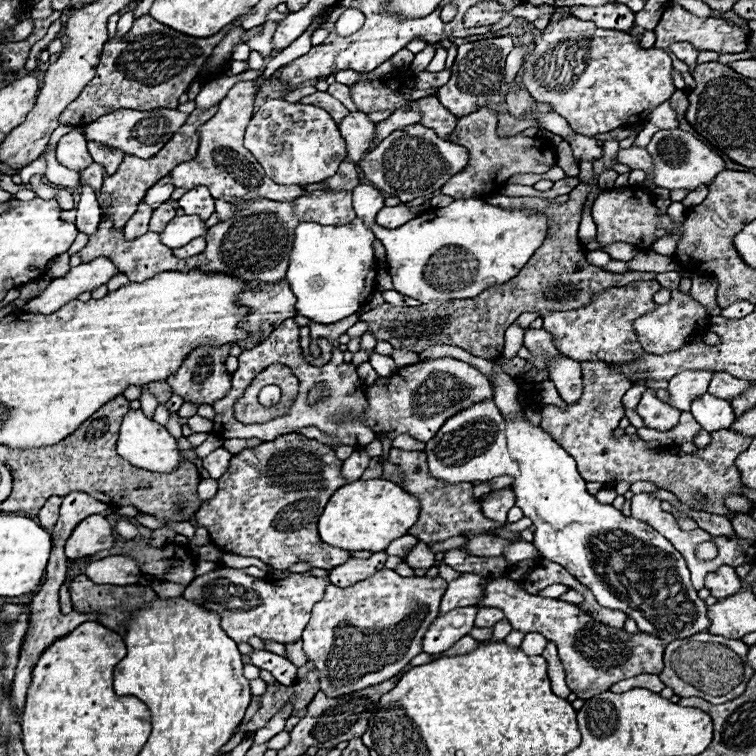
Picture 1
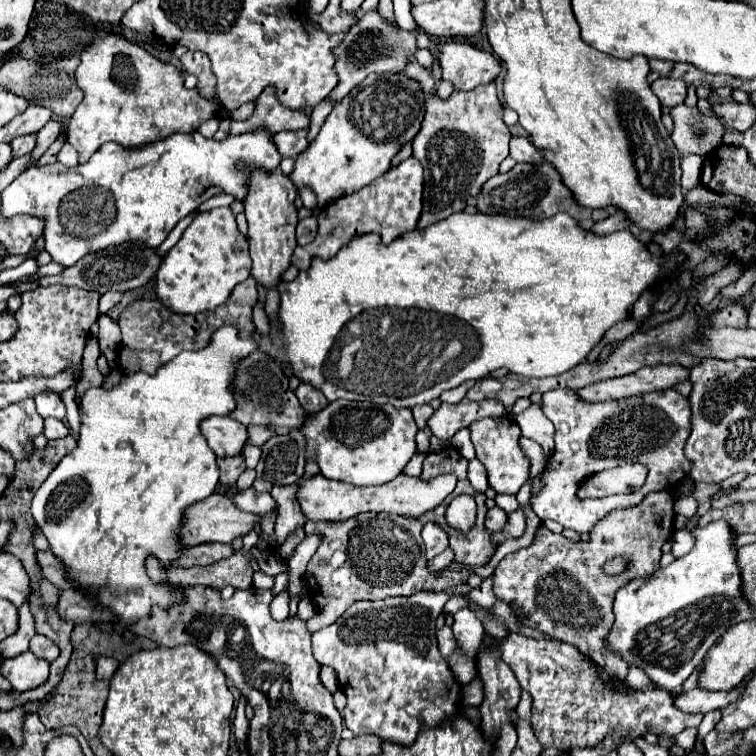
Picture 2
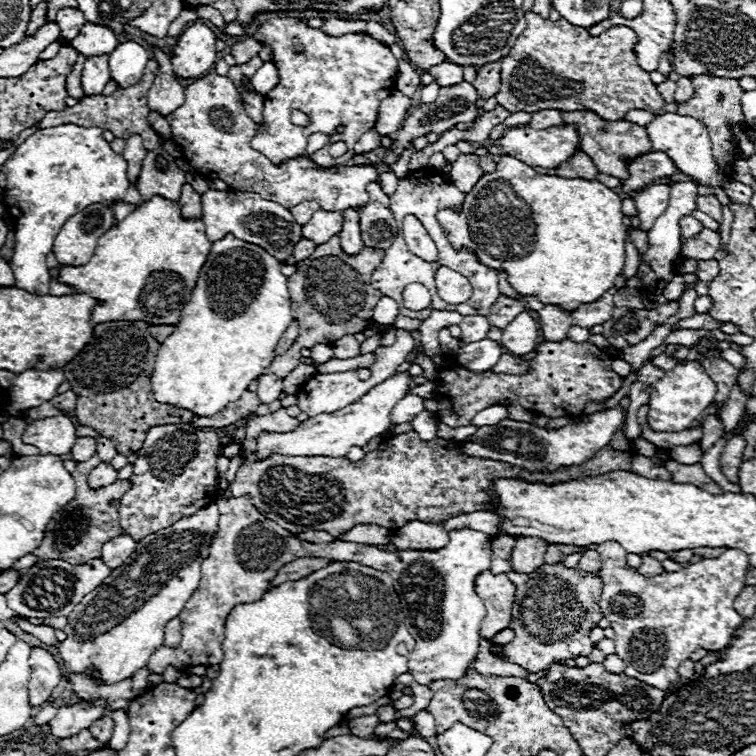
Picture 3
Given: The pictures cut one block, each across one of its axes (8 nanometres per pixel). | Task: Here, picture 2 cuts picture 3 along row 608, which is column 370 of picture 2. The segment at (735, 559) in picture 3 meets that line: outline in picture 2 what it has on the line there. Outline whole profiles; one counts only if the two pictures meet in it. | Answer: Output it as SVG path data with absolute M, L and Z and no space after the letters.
M416 592L408 598L386 598L386 600L376 600L376 602L356 602L352 604L352 608L348 608L344 612L344 616L340 616L340 620L336 620L334 624L320 628L318 632L312 634L312 652L318 664L330 666L336 672L338 678L338 686L340 690L346 694L348 702L344 708L344 724L358 736L358 734L374 734L382 740L390 740L396 744L412 744L416 740L416 734L420 732L420 726L438 726L442 724L444 718L454 716L454 712L458 710L458 702L460 702L460 684L456 684L452 680L452 672L446 664L446 660L440 656L440 650L436 648L436 618L442 612L446 600L450 596L444 592Z

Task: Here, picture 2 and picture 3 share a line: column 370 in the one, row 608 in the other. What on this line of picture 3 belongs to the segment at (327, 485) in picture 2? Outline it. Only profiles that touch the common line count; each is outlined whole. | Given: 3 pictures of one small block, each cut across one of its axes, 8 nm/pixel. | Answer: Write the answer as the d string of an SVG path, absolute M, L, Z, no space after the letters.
M482 572L480 576L476 576L476 594L482 598L488 612L480 628L480 634L484 638L490 640L494 634L510 626L514 592L516 588L506 574L492 576L492 572Z

